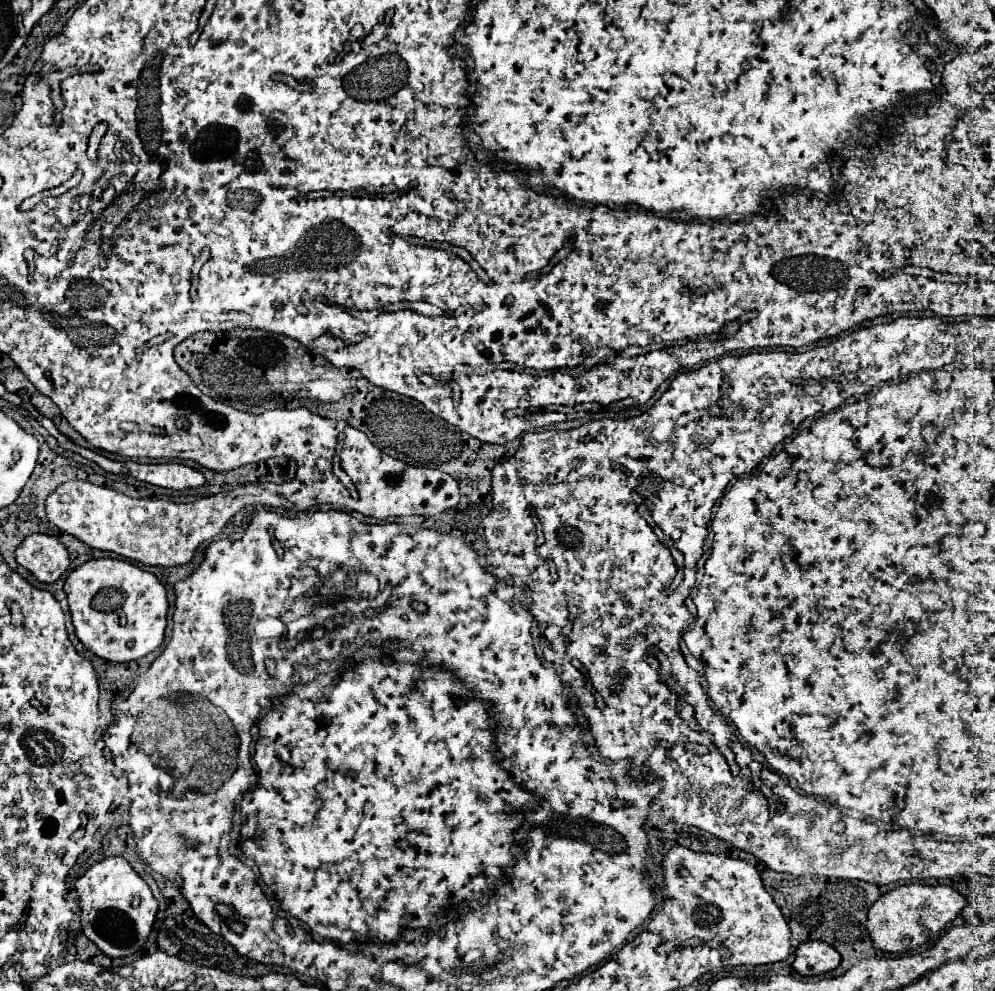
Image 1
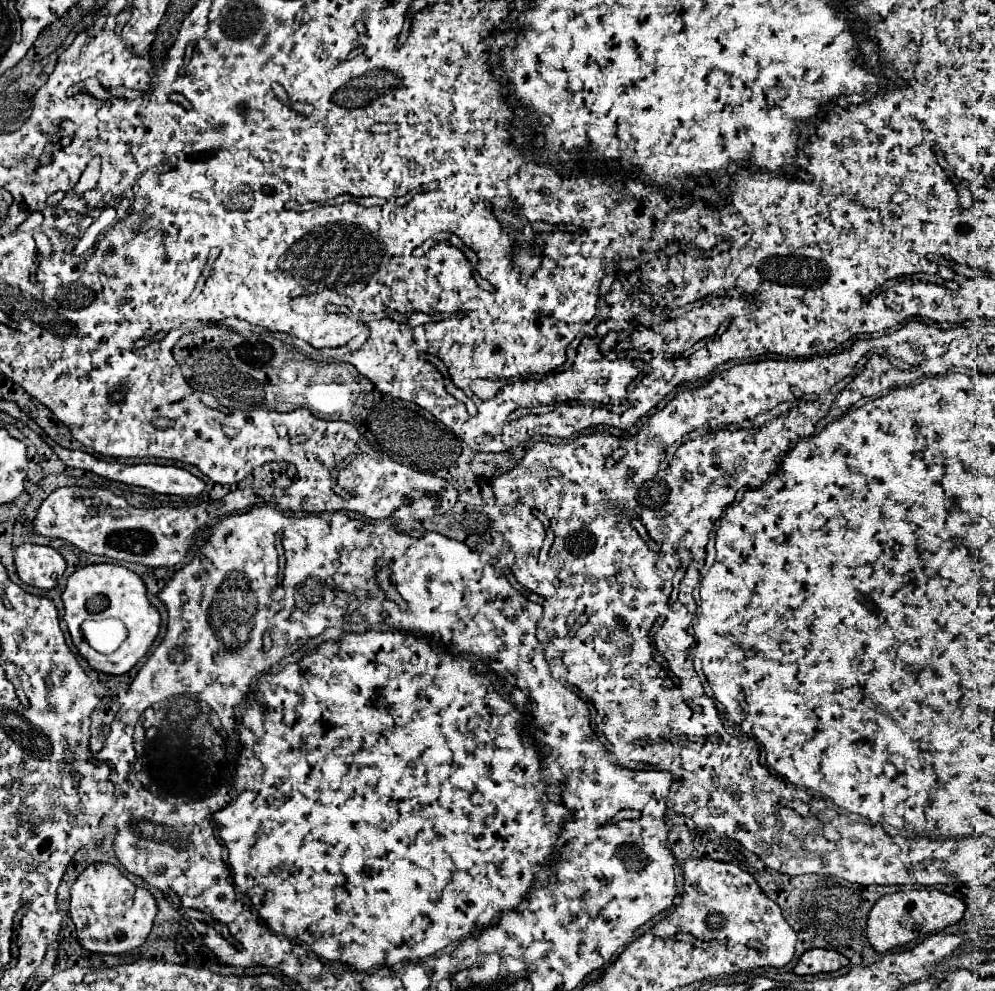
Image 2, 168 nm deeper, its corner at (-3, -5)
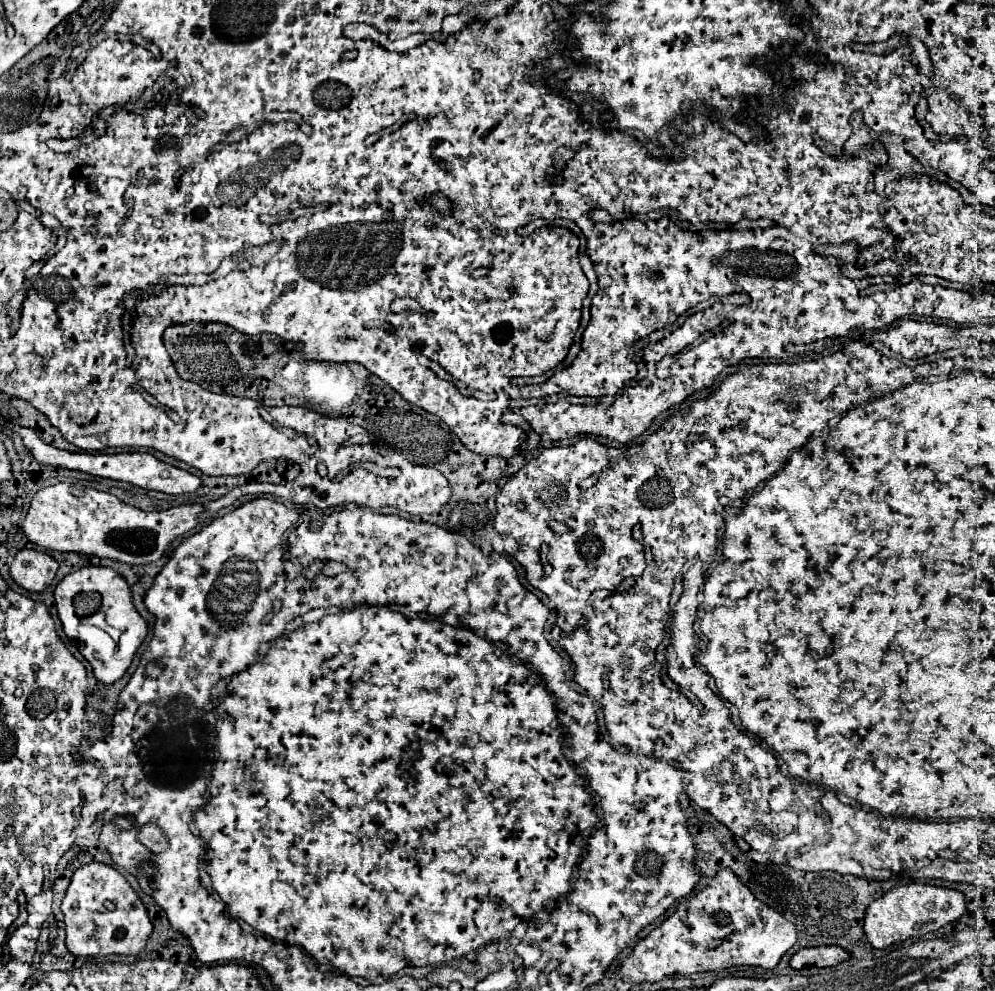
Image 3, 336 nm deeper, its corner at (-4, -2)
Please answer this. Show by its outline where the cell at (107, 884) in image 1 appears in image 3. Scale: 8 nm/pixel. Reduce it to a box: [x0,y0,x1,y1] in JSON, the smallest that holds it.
[62,862,152,956]

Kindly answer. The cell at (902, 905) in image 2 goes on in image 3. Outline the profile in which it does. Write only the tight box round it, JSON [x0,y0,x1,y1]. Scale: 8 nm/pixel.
[864,884,966,948]

